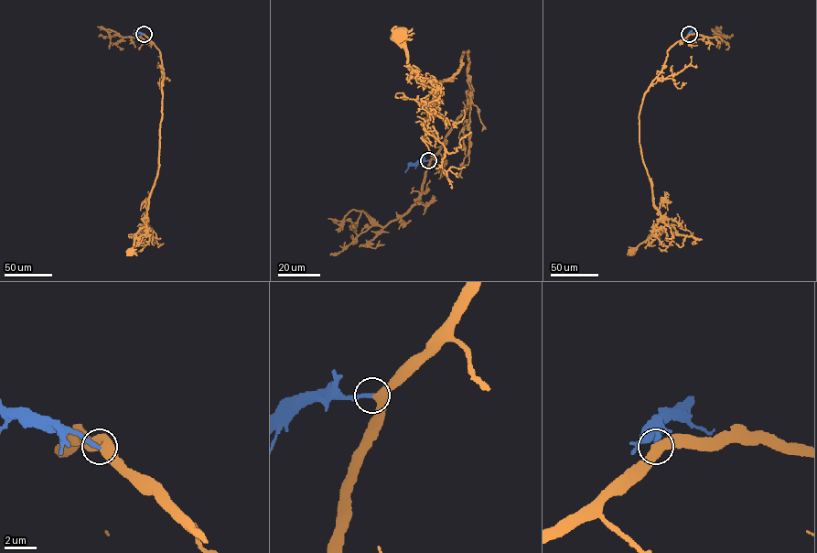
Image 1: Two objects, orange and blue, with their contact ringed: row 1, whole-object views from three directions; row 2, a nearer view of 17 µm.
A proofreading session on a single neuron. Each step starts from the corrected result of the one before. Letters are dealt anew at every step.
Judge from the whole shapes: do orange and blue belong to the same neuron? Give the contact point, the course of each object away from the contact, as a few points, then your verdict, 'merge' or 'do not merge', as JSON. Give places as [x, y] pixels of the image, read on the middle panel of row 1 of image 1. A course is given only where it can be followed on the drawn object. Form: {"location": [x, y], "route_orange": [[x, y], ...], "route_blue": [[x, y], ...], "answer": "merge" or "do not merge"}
{"location": [428, 160], "route_orange": [[429, 160], [471, 103], [467, 51], [426, 101], [431, 89], [411, 74], [399, 37]], "route_blue": [[429, 160], [409, 164], [405, 172]], "answer": "merge"}

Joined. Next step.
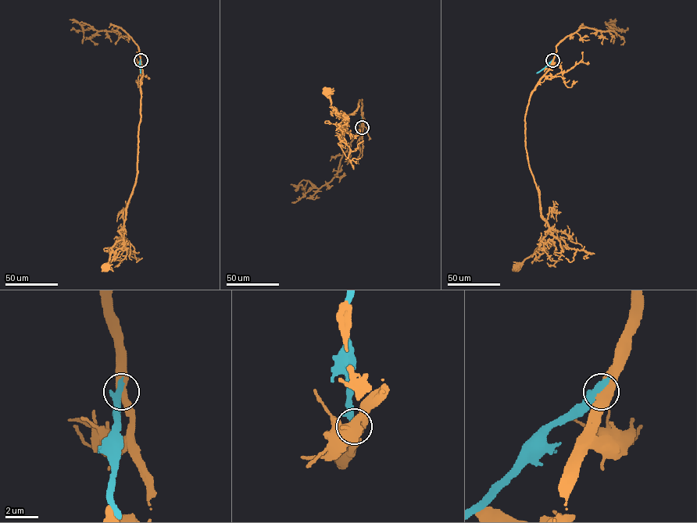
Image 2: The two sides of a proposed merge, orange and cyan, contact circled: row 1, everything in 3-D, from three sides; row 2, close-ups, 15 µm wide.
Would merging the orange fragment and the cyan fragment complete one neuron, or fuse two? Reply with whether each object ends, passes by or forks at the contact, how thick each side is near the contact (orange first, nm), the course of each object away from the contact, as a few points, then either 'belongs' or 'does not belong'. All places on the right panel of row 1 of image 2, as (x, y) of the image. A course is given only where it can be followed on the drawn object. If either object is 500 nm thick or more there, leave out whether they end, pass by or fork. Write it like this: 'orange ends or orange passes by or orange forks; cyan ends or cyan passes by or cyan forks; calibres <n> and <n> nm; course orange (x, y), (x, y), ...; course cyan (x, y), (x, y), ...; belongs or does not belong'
calibres 500 and 480 nm; course orange (552, 60), (531, 94), (525, 119), (529, 168), (539, 197), (541, 216), (550, 231), (517, 267); course cyan (552, 60), (536, 72); does not belong

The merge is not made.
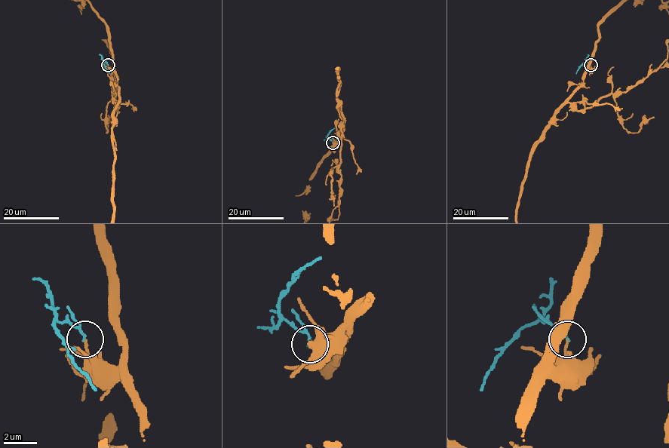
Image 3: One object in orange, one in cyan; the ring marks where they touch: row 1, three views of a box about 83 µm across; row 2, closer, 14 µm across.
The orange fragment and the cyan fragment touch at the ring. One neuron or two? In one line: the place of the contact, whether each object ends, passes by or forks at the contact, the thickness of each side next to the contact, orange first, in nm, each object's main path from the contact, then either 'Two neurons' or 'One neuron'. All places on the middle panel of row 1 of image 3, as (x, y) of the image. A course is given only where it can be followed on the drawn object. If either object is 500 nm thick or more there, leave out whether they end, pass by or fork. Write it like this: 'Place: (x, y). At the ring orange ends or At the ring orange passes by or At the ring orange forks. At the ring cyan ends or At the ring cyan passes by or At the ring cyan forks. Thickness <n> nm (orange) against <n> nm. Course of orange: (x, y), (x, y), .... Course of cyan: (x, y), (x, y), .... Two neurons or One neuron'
Place: (332, 142). At the ring orange ends. At the ring cyan ends. Thickness 140 nm (orange) against 120 nm. Course of cyan: (332, 142), (327, 136), (334, 127). Two neurons

